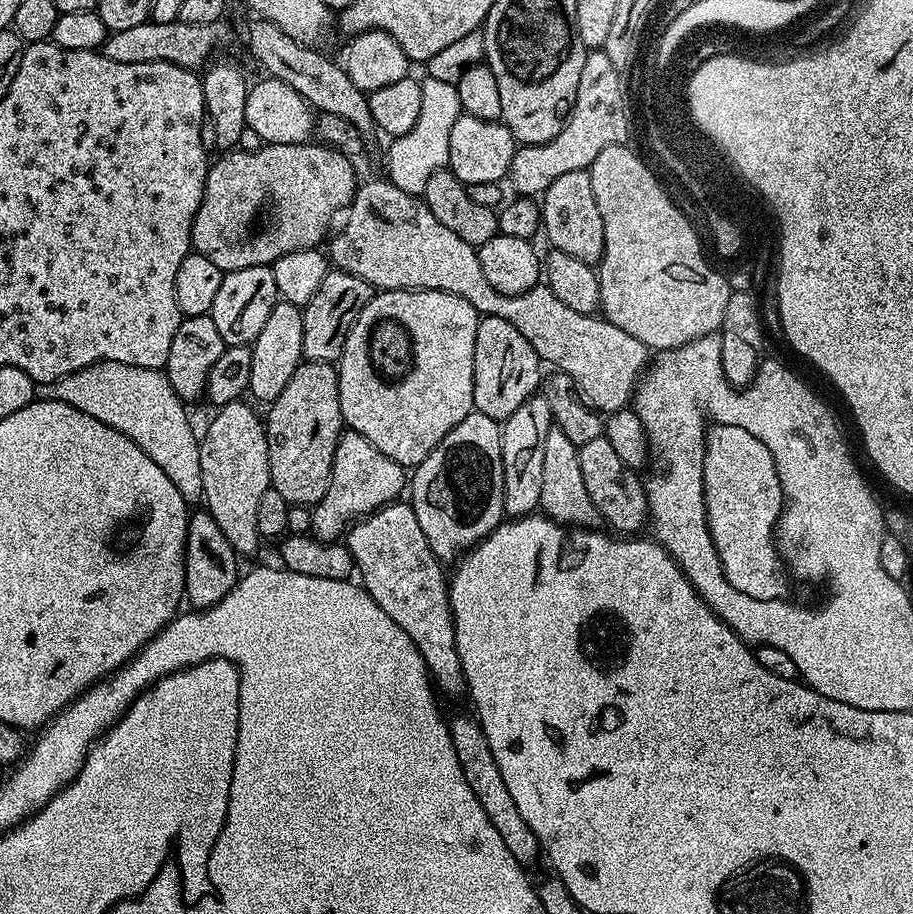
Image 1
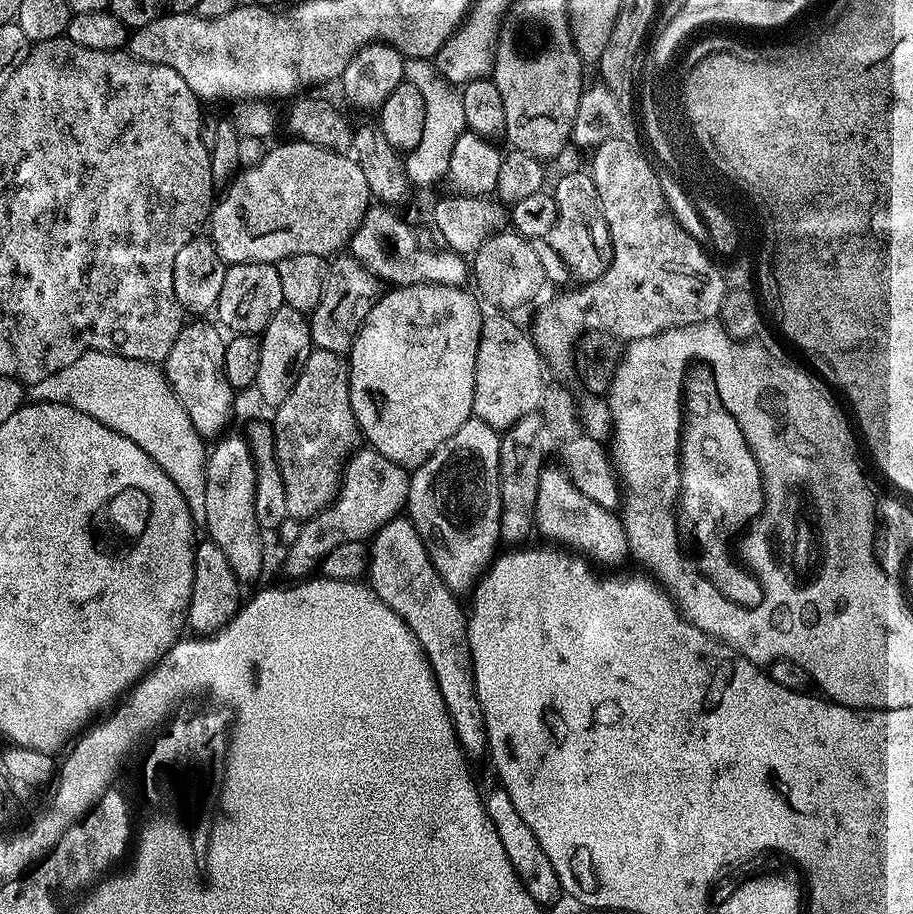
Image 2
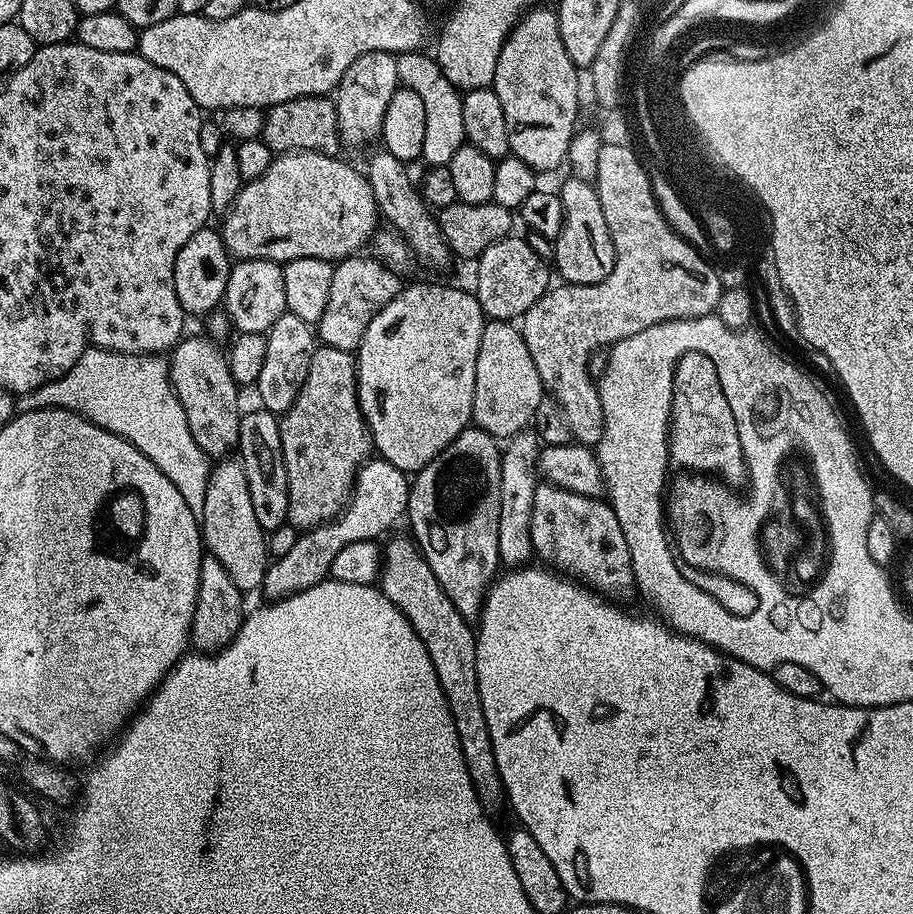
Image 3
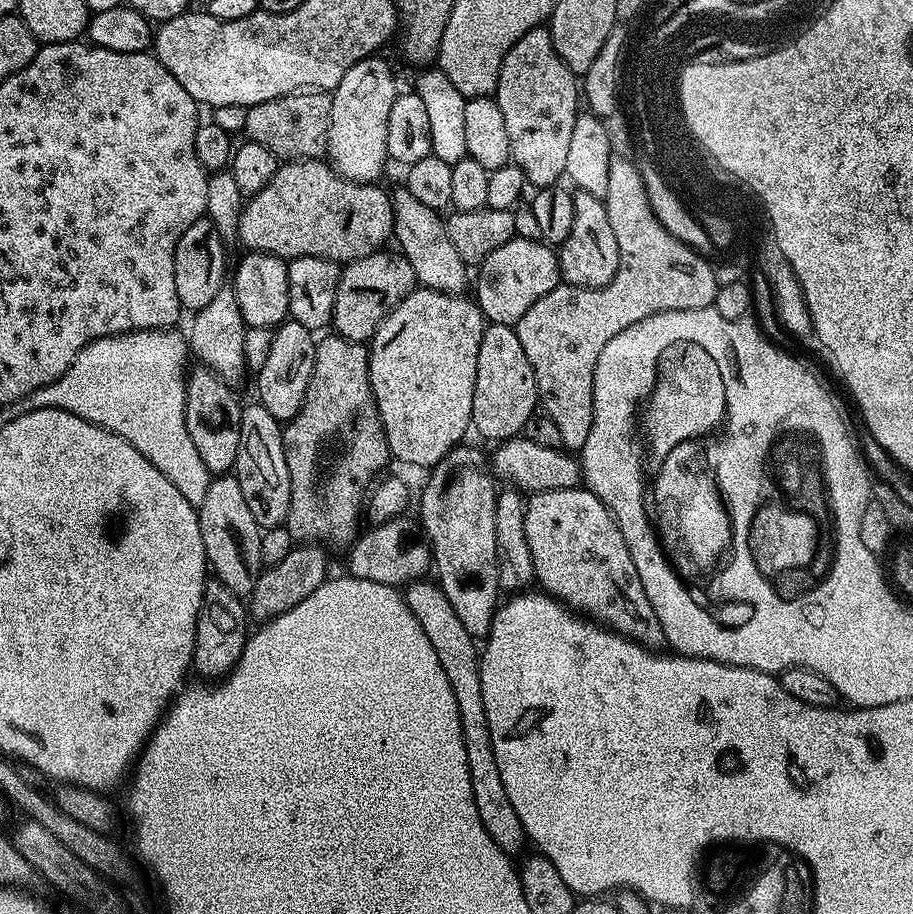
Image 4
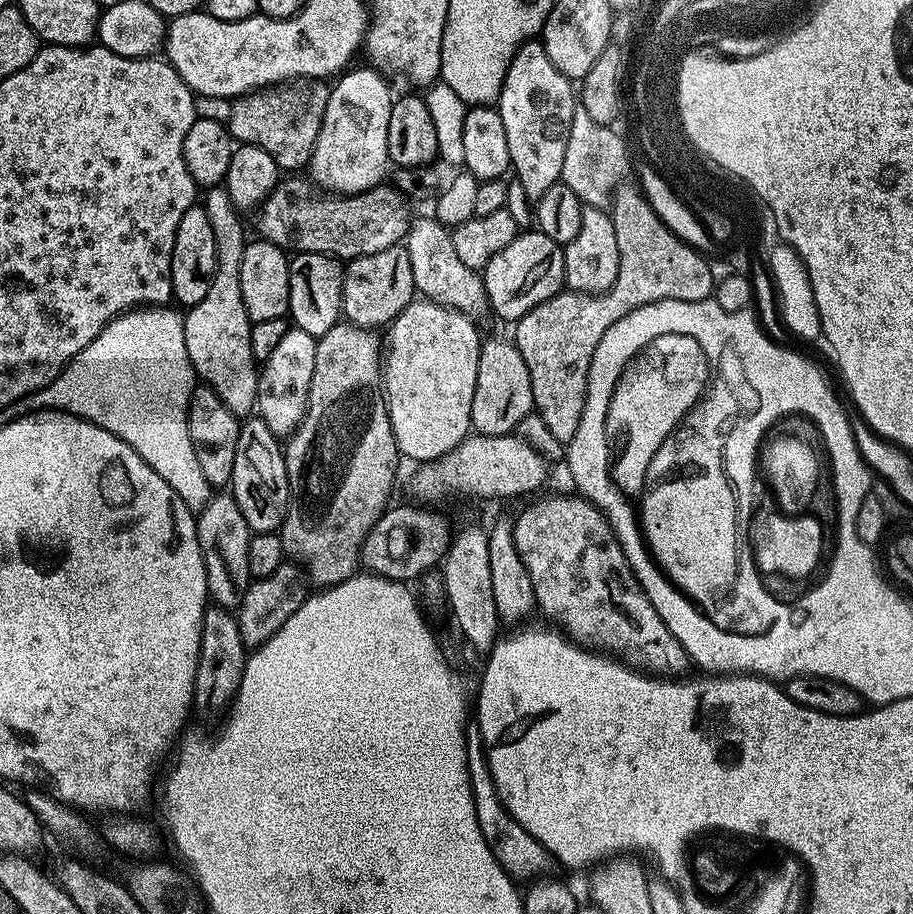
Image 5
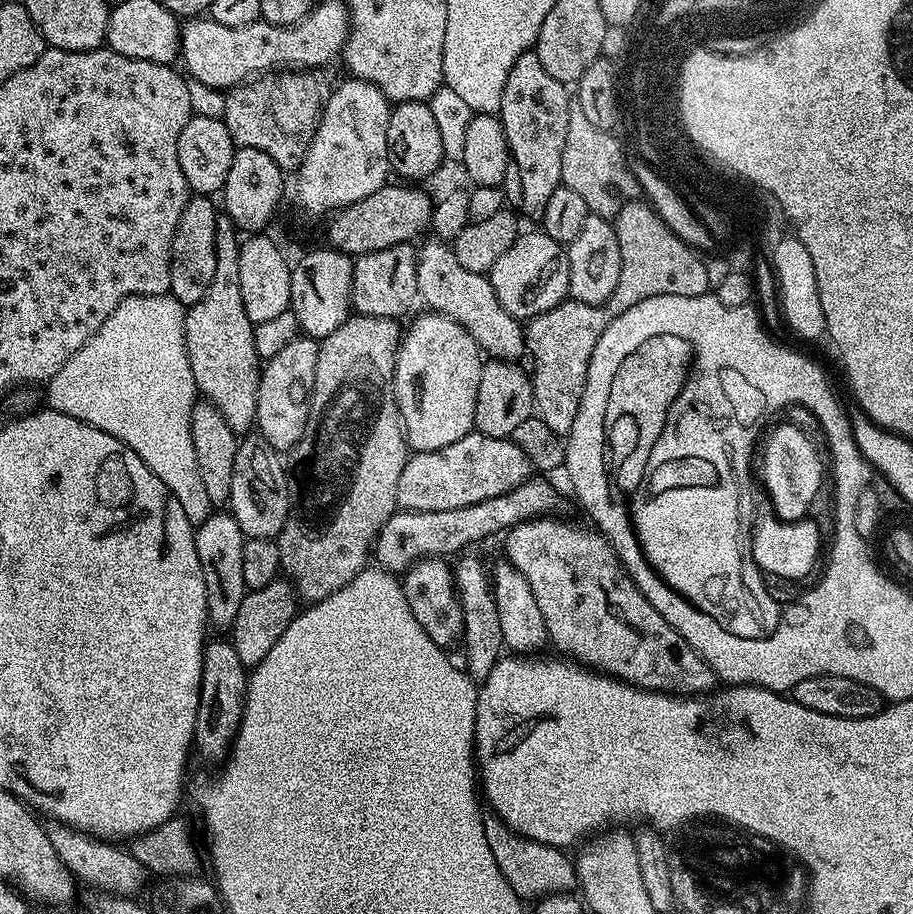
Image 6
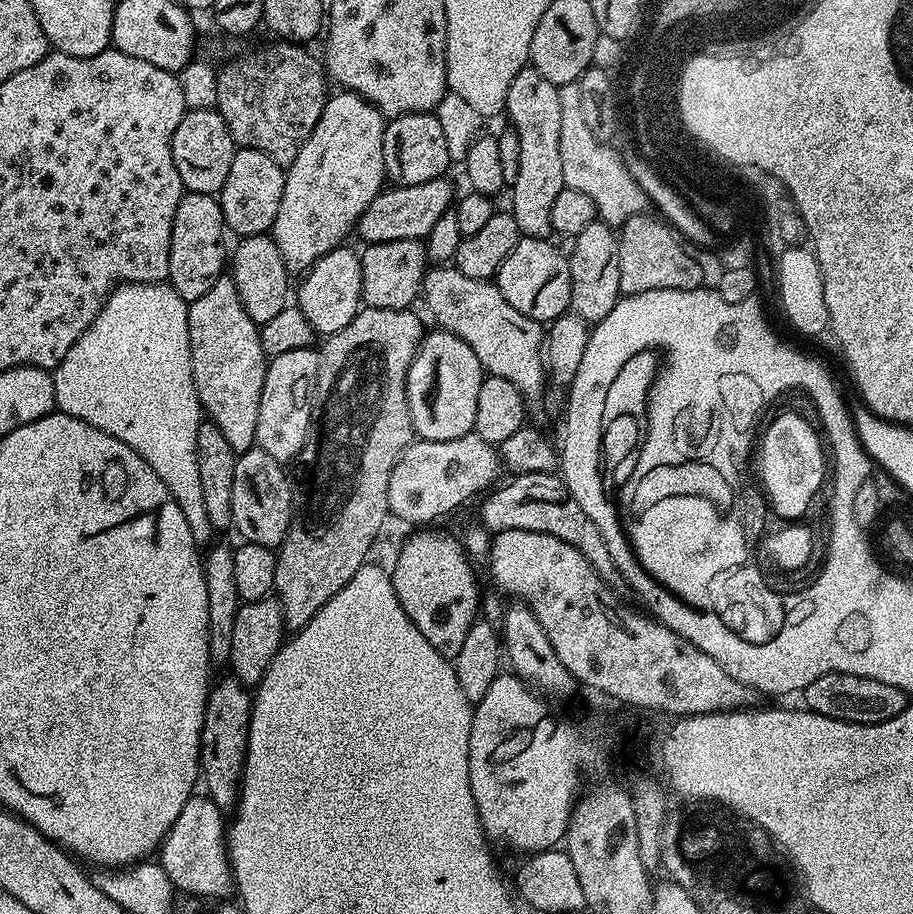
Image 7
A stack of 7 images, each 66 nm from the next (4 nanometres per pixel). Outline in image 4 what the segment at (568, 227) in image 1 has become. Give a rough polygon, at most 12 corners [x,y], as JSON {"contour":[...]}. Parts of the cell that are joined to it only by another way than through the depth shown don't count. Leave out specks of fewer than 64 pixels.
{"contour":[[572,192],[558,248],[563,283],[601,288],[618,270],[603,199]]}

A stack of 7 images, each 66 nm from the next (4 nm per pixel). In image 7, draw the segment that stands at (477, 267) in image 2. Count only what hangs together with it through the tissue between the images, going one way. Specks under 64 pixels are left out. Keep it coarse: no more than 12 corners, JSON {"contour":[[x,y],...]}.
{"contour":[[523,237],[494,277],[518,314],[557,320],[572,306],[568,256]]}

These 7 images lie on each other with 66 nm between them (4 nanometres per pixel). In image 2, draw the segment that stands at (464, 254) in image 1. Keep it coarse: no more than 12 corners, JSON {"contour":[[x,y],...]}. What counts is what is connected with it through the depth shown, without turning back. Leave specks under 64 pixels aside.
{"contour":[[379,202],[350,254],[388,286],[470,280],[459,252],[435,252]]}

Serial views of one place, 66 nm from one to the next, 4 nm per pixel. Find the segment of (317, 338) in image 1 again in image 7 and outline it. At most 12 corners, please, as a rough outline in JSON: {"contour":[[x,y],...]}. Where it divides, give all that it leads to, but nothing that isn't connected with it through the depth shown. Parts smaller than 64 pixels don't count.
{"contour":[[419,240],[360,252],[362,300],[412,308],[429,267]]}

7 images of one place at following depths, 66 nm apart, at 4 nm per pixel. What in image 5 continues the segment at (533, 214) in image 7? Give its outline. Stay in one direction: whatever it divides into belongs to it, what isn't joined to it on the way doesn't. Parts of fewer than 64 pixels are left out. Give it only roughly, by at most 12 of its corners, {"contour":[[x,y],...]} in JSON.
{"contour":[[527,40],[498,107],[533,202],[561,183],[573,81]]}

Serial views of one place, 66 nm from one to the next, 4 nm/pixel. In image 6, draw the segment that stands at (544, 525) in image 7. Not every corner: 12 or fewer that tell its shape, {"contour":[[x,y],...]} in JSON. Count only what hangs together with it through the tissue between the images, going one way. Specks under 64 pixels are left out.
{"contour":[[551,479],[458,510],[397,510],[374,560],[403,574],[560,508]]}

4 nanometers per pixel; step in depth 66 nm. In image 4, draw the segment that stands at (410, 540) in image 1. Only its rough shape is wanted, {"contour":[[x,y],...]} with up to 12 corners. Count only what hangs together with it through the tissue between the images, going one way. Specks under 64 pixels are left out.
{"contour":[[439,583],[402,592],[454,690],[469,758],[491,758],[477,641]]}

